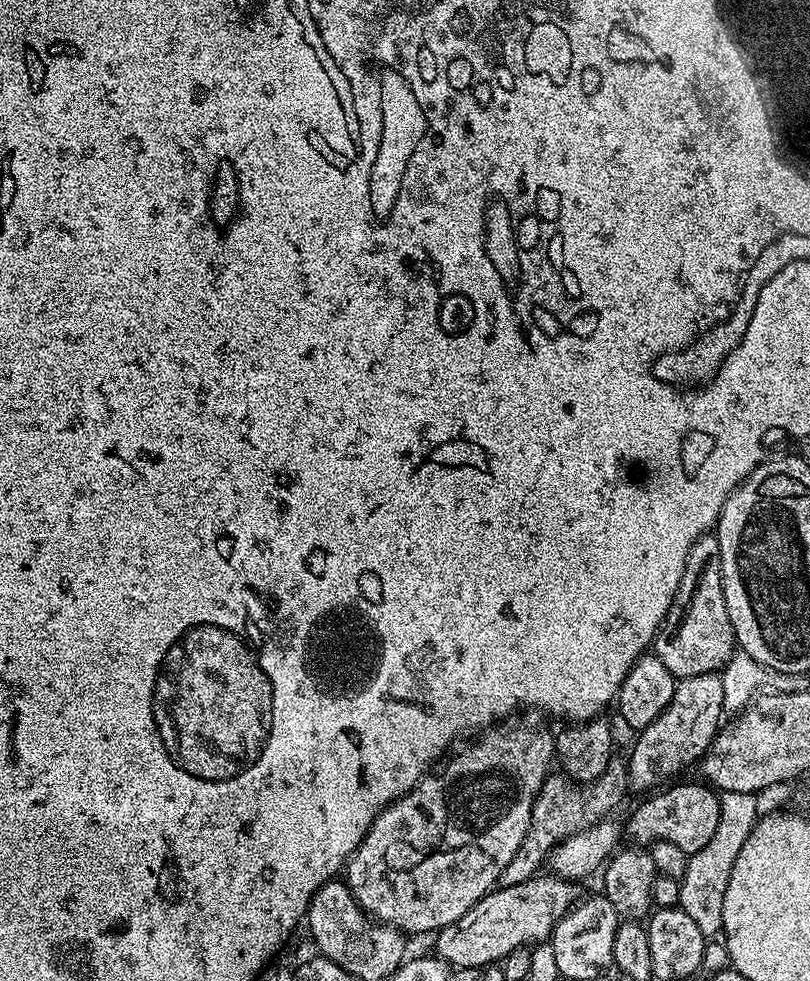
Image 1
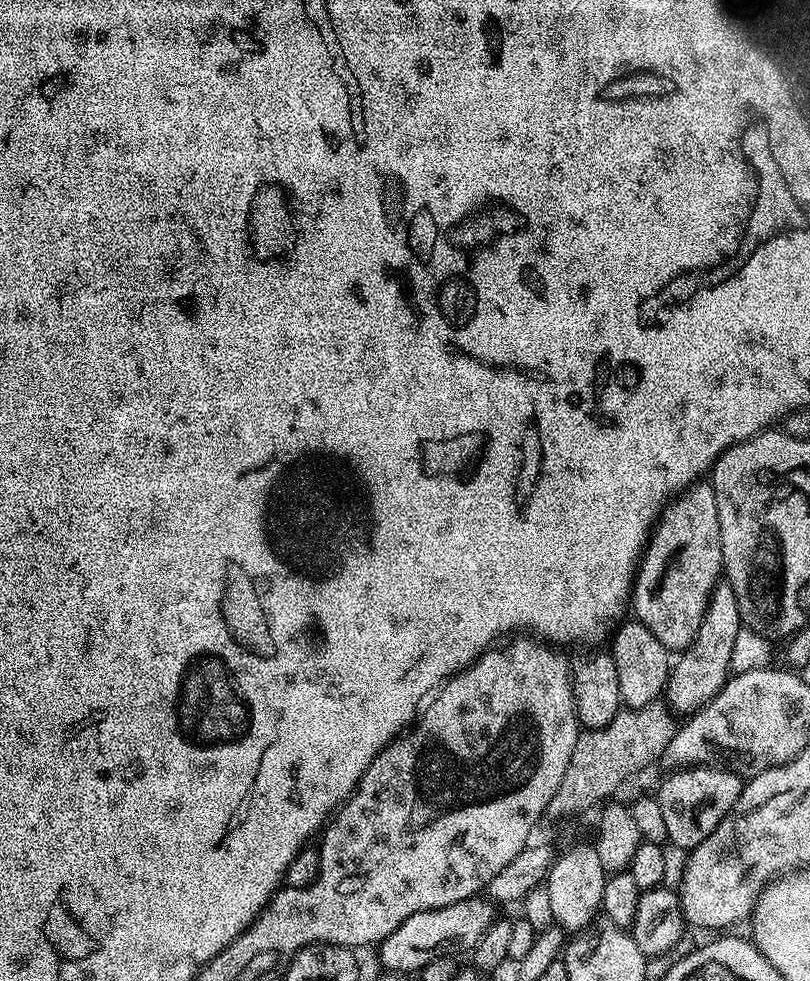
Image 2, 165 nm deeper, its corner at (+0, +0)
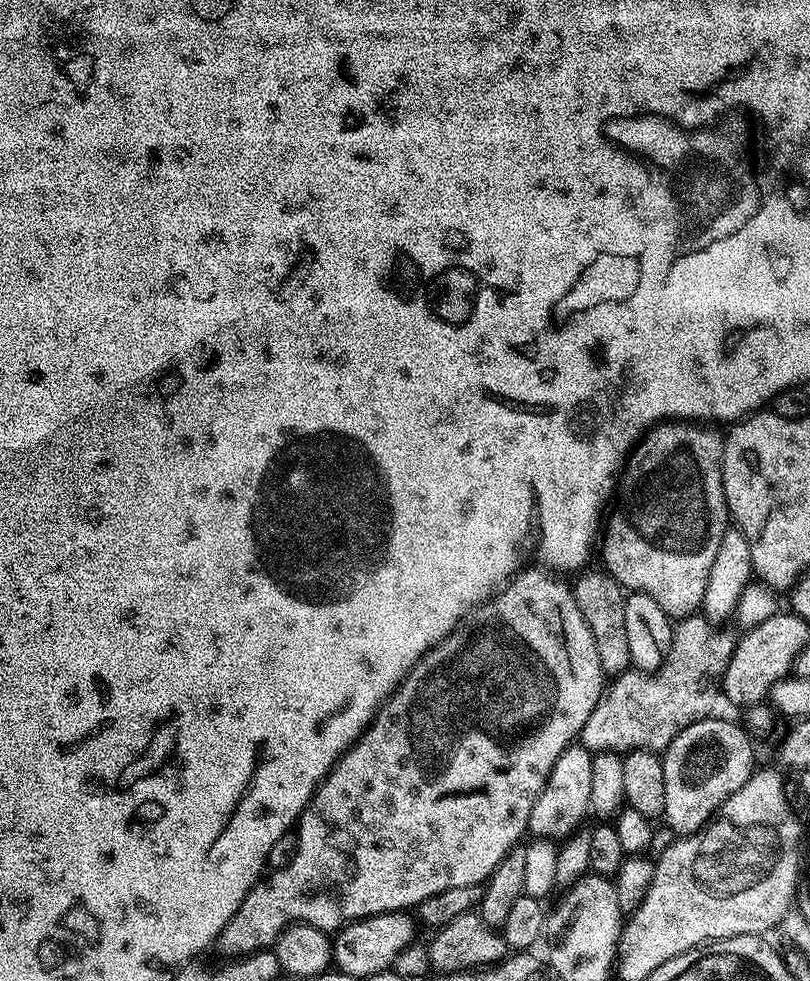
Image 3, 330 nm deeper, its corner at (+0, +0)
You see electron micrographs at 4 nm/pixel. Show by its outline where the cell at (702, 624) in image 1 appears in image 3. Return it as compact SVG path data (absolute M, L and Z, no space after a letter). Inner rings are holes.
M661 422L656 427L649 429L640 443L632 449L618 477L618 495L607 513L606 527L602 532L605 564L603 564L603 567L608 575L613 576L620 584L620 587L629 593L641 592L650 598L654 598L654 602L658 602L658 606L662 606L662 610L669 618L683 618L701 611L704 595L706 594L706 582L710 578L710 566L718 554L718 545L722 543L722 538L730 527L730 517L726 506L726 498L724 497L724 487L722 486L724 436L721 433L716 433L712 428L715 427L699 426L694 422Z

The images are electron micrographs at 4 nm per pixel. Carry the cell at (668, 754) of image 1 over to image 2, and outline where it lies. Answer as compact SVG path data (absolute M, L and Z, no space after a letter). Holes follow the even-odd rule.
M727 582L717 583L694 642L679 653L677 660L680 661L671 665L666 700L673 713L694 713L699 708L706 707L718 694L718 690L722 690L732 672L730 653L734 651L734 641L738 638L741 627L738 598L734 595L734 590Z

